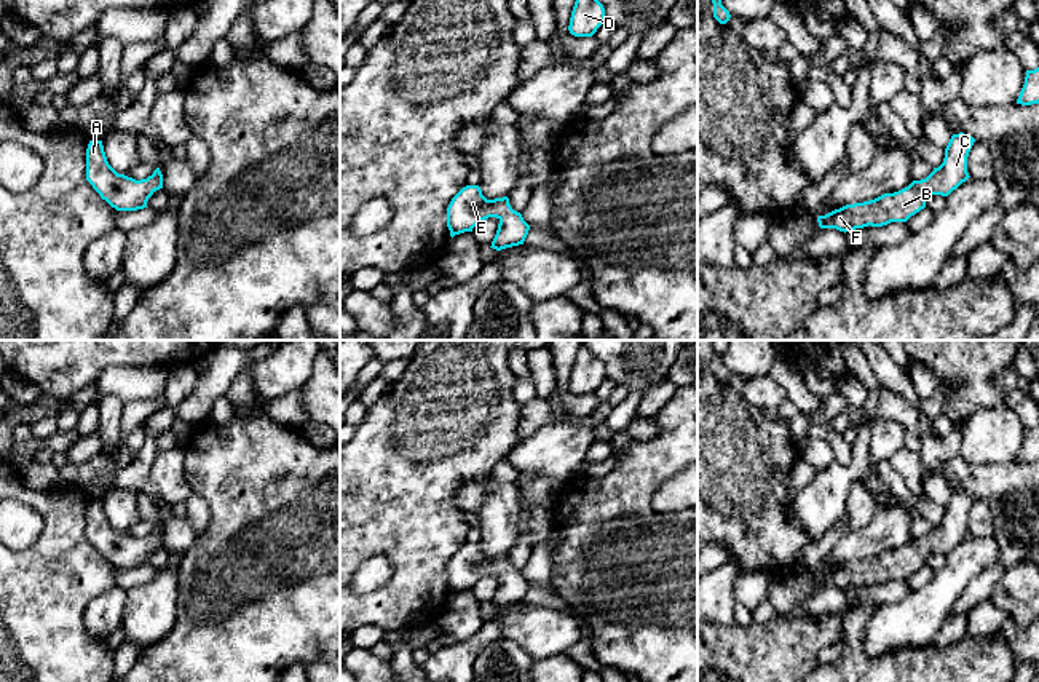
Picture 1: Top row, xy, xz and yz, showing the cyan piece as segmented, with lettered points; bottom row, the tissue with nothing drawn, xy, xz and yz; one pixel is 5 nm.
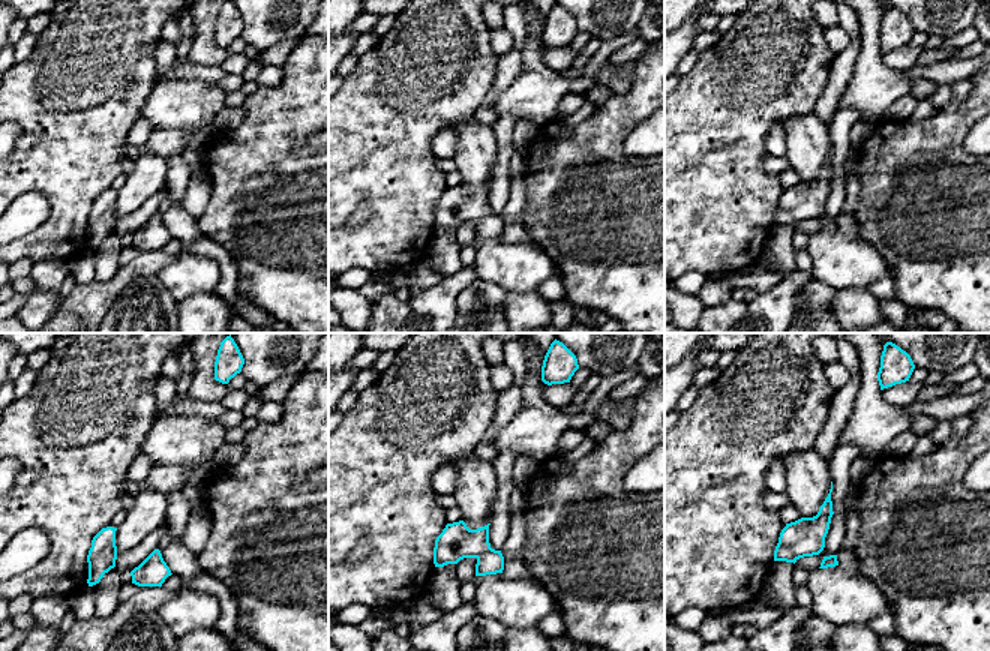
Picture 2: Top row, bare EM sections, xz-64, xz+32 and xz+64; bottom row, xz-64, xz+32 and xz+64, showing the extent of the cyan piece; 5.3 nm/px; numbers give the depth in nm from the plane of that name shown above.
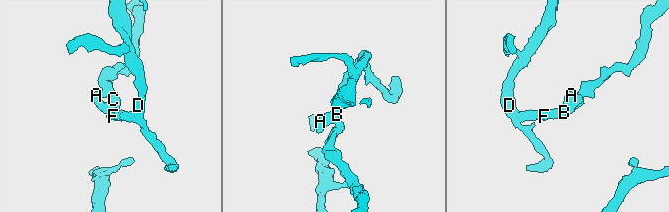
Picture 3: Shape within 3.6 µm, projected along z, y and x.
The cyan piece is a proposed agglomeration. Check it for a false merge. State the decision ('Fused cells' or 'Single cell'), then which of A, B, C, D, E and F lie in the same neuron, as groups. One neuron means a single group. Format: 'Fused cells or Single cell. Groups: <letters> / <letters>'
Single cell. Groups: A B C D E F

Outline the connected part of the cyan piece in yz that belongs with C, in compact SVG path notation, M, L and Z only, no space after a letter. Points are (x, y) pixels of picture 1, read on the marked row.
M953 134L943 163L921 180L913 180L908 187L884 193L875 200L846 204L825 216L819 216L820 228L836 228L849 232L863 227L883 227L891 222L907 222L911 216L926 208L930 195L948 196L970 176L967 172L967 157L975 139L969 134Z

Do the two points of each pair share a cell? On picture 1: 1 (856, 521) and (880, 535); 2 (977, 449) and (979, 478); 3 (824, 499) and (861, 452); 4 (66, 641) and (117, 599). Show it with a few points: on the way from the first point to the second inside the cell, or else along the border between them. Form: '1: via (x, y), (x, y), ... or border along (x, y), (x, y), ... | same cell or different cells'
1: border along (877, 508), (877, 513), (864, 527), (851, 532) | different cells
2: border along (958, 455), (971, 465), (1015, 460) | different cells
3: via (833, 489), (859, 463) | same cell
4: border along (104, 593), (86, 606), (83, 617), (96, 639) | different cells

